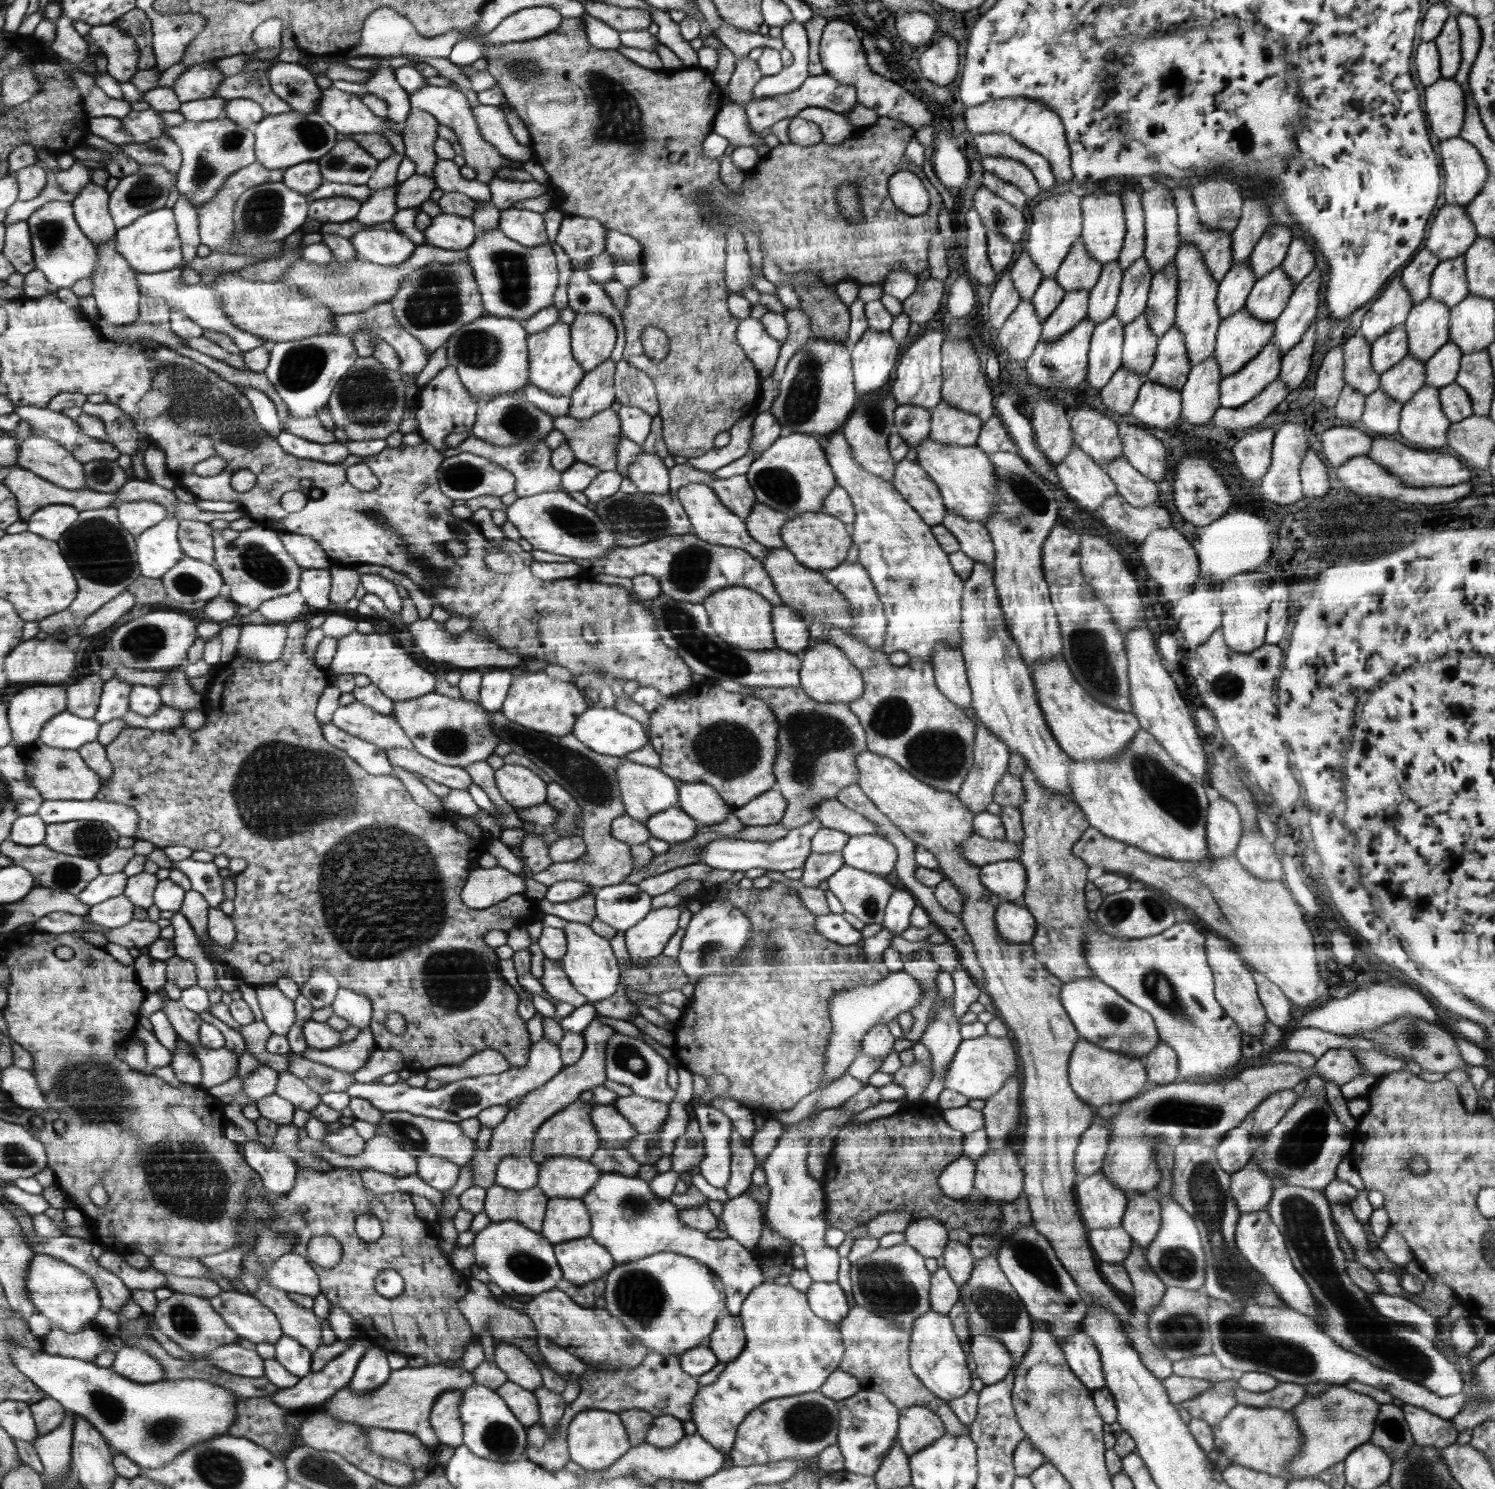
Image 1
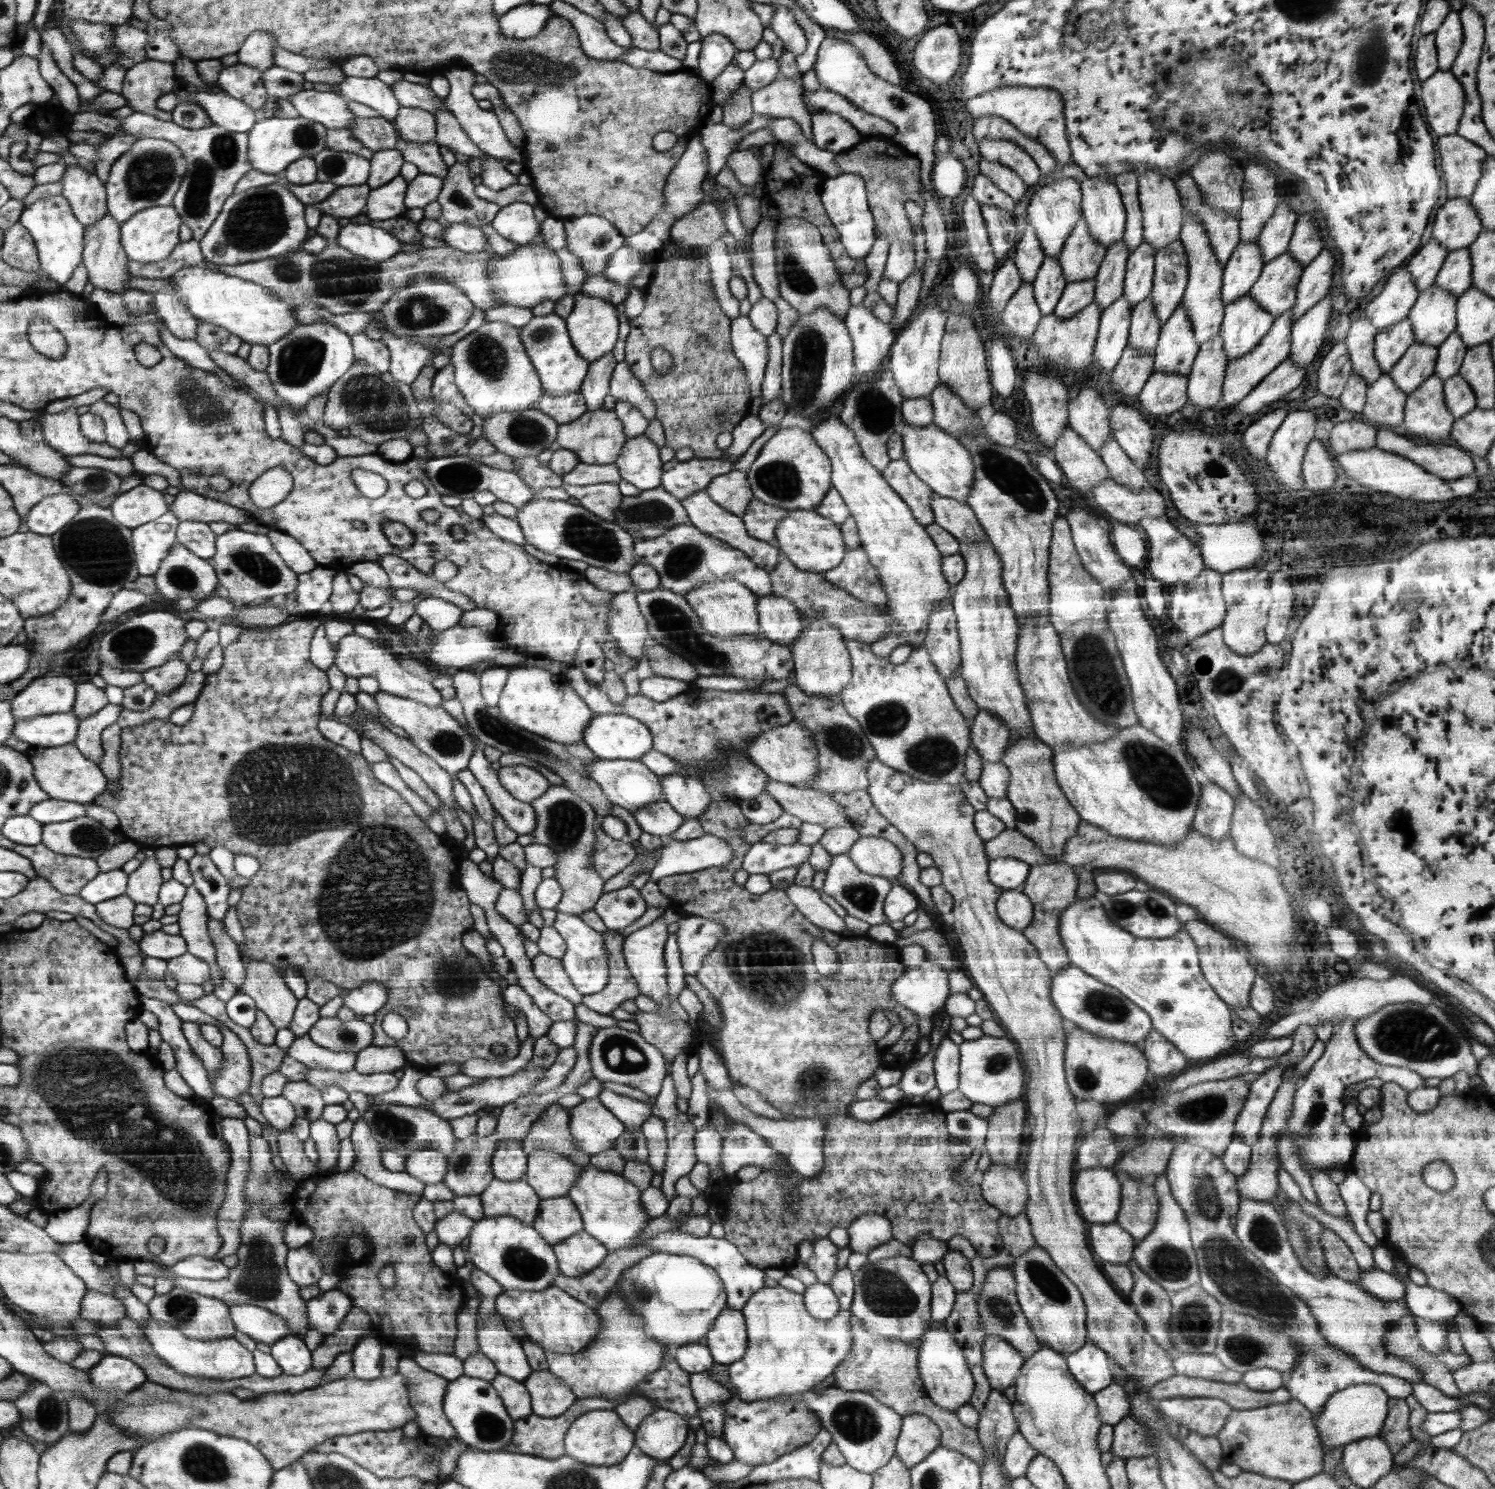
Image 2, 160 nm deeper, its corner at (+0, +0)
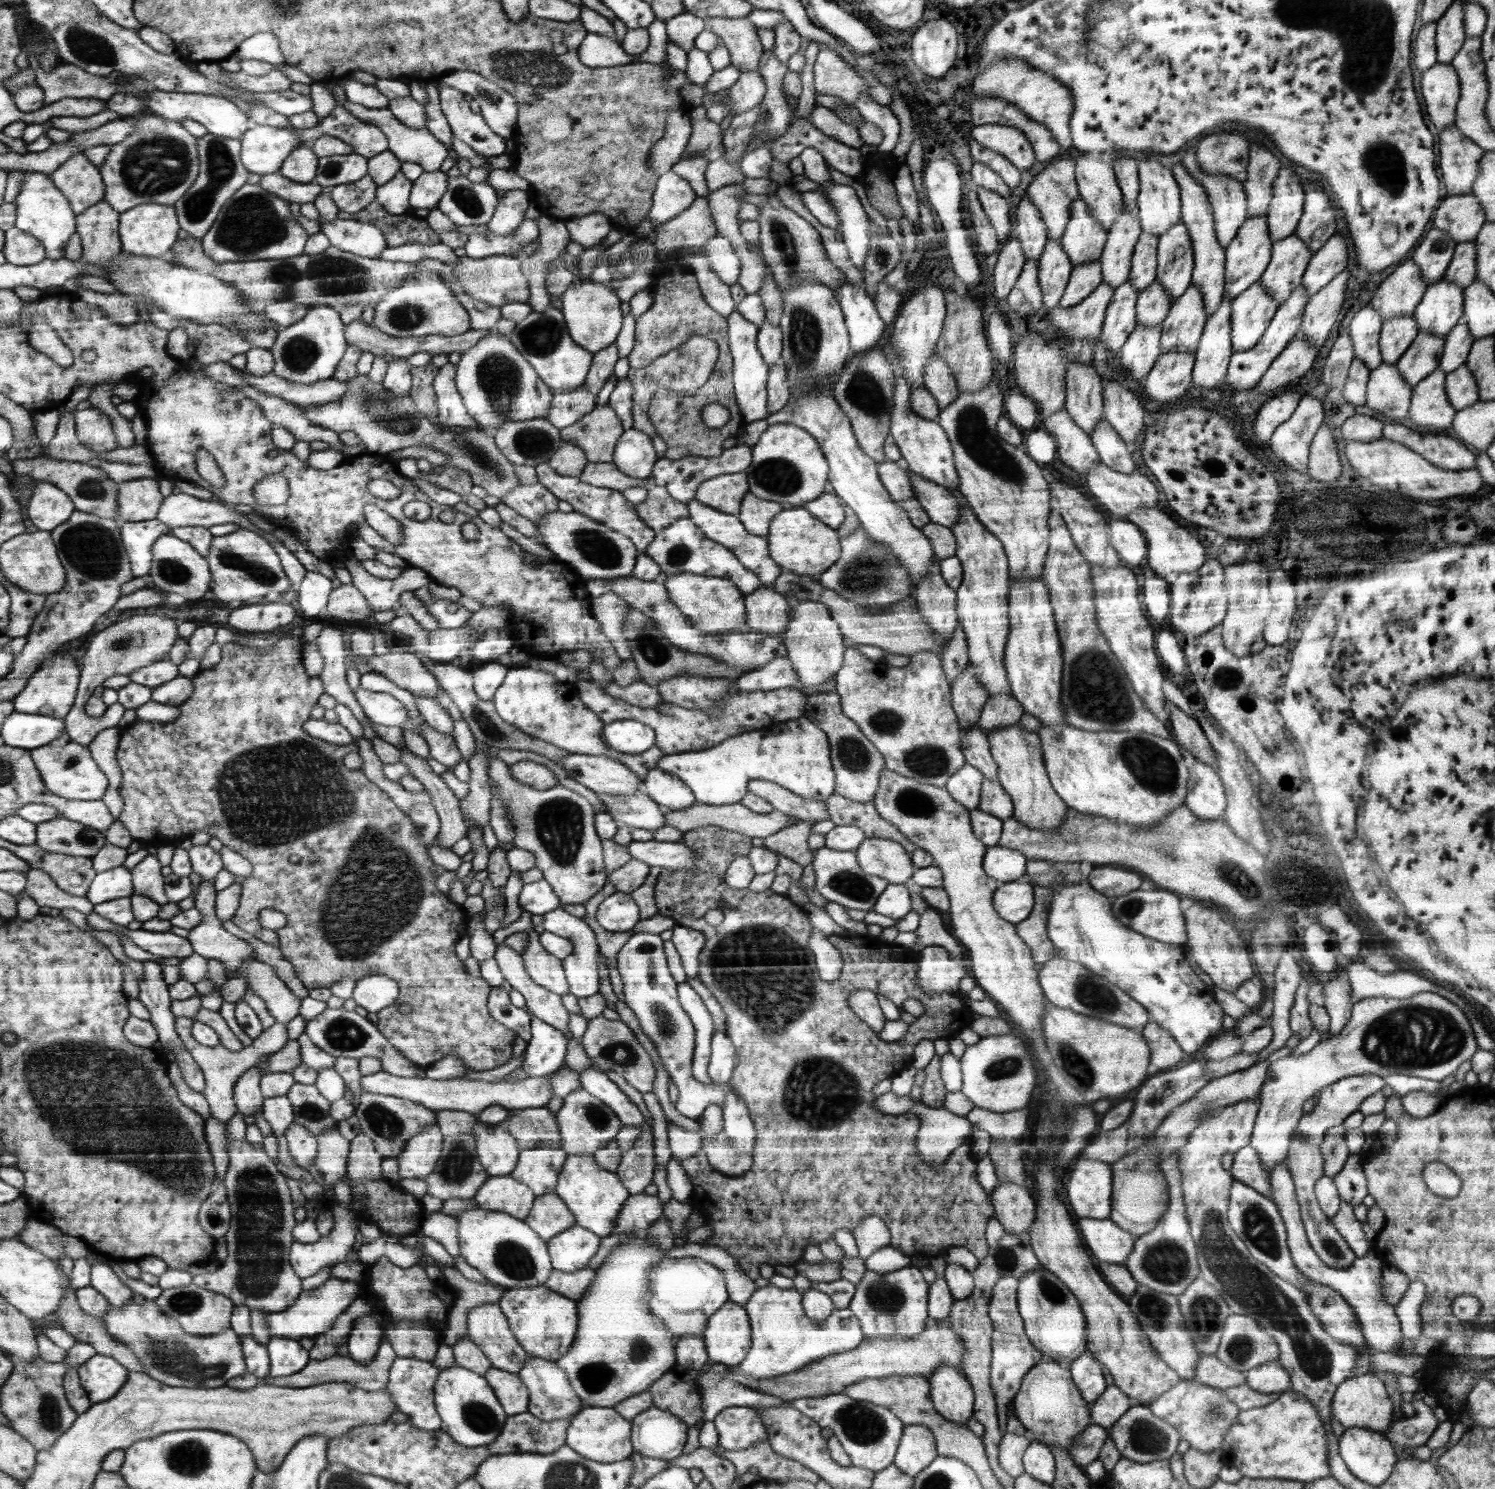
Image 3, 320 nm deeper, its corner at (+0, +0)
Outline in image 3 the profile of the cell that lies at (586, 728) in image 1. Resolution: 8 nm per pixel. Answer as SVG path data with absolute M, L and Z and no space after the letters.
M614 721L603 728L603 741L610 748L627 755L639 755L655 746L655 729L643 721Z

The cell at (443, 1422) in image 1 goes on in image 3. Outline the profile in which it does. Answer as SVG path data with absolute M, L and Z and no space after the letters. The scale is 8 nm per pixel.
M398 1357L390 1370L390 1382L386 1387L386 1391L392 1394L392 1398L395 1398L399 1411L406 1414L409 1423L425 1431L440 1430L442 1424L435 1405L438 1374L440 1374L439 1368L436 1368L430 1361Z

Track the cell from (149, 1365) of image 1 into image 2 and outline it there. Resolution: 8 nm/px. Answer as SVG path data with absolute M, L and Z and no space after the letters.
M105 1355L104 1359L96 1366L87 1370L92 1385L106 1393L106 1391L120 1391L128 1394L148 1382L146 1373L134 1365L129 1359L116 1355Z

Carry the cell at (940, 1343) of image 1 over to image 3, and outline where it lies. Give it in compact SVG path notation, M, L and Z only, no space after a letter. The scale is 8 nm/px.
M942 1365L928 1380L935 1408L948 1420L966 1425L975 1414L975 1392L964 1372Z

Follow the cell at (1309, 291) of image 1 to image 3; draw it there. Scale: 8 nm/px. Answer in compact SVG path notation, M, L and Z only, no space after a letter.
M1334 234L1312 255L1301 280L1309 298L1346 268L1347 247L1344 237Z

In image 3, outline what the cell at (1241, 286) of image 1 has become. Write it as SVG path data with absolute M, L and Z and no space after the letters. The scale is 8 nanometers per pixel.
M1267 215L1247 217L1232 242L1225 248L1225 294L1227 297L1232 300L1255 282L1260 282L1271 259L1272 245Z

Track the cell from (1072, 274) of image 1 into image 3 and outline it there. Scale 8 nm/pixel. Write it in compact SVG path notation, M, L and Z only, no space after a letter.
M1078 198L1071 204L1070 220L1059 240L1073 267L1098 261L1103 253L1107 230L1093 218L1089 206Z

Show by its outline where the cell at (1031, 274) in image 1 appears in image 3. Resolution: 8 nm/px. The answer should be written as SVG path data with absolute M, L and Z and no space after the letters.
M1028 195L1022 197L1015 210L1015 216L1015 235L1021 242L1025 258L1039 260L1049 238L1040 211Z

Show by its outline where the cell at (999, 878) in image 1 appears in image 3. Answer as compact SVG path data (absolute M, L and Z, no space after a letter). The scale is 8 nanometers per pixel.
M995 845L989 848L983 868L987 876L1004 884L1026 879L1026 866L1028 859L1024 854Z

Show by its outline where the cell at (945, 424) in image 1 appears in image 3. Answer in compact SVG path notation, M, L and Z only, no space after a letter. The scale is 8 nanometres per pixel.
M936 355L932 356L931 364L927 367L924 387L935 397L940 410L952 404L960 394L950 368Z

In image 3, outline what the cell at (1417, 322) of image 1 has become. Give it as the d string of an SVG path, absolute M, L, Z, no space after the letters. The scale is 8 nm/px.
M1443 278L1437 283L1427 285L1412 316L1420 331L1445 336L1463 316L1463 302L1463 287Z

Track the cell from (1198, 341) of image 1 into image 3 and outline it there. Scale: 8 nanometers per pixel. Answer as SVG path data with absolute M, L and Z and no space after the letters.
M1181 163L1176 164L1170 170L1180 189L1181 219L1188 229L1194 253L1191 284L1200 289L1208 318L1219 307L1225 294L1225 248L1220 246L1216 238L1213 208L1208 202L1204 187L1186 172L1186 168Z

